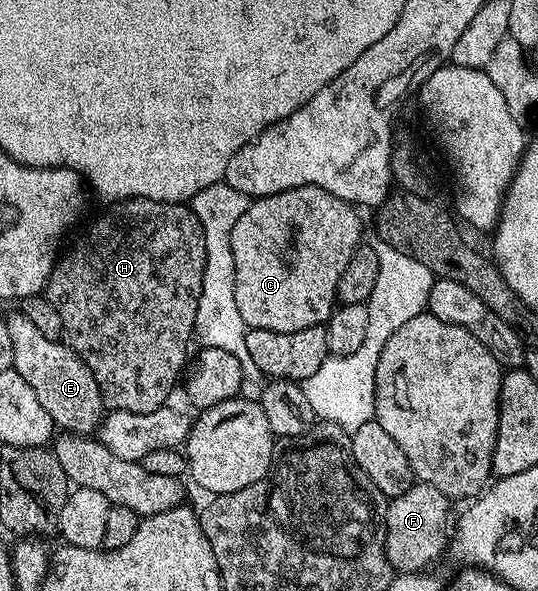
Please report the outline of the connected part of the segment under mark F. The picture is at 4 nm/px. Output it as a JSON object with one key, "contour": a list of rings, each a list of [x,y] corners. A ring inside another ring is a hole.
{"contour":[[[419,481],[416,484],[413,484],[409,487],[409,491],[405,491],[405,495],[397,495],[396,497],[390,498],[386,502],[385,512],[383,514],[383,522],[385,523],[385,551],[387,552],[387,558],[391,564],[392,570],[398,571],[400,574],[404,573],[417,573],[423,570],[426,570],[426,565],[431,565],[439,556],[443,553],[443,548],[448,548],[449,545],[449,525],[447,529],[447,515],[451,511],[452,502],[445,496],[441,491],[437,491],[437,487],[433,487],[429,483],[424,481]]]}

